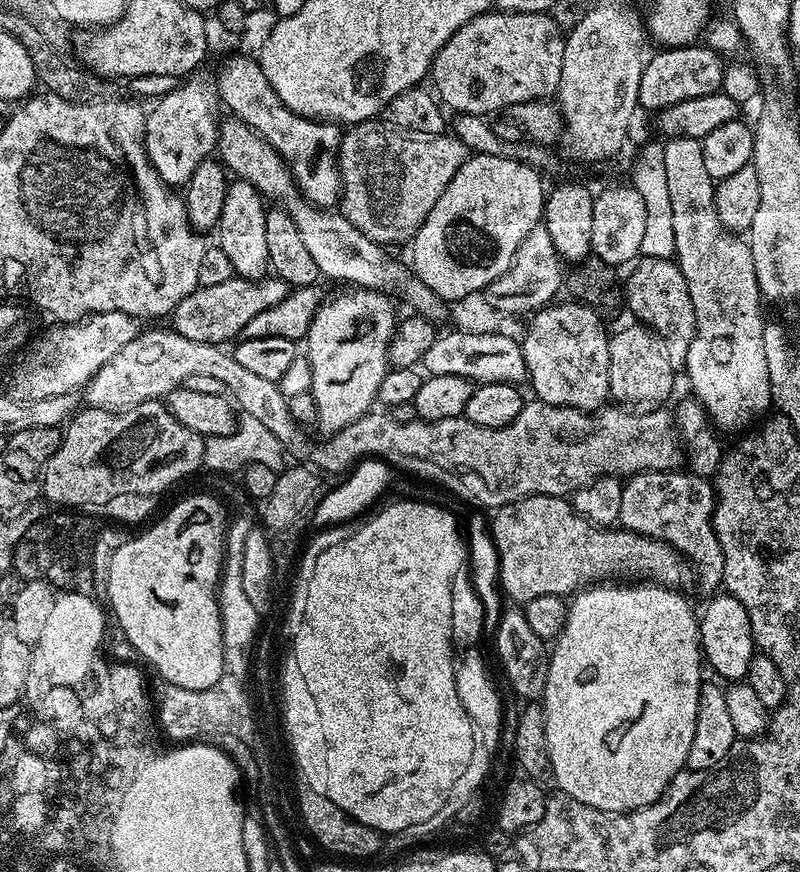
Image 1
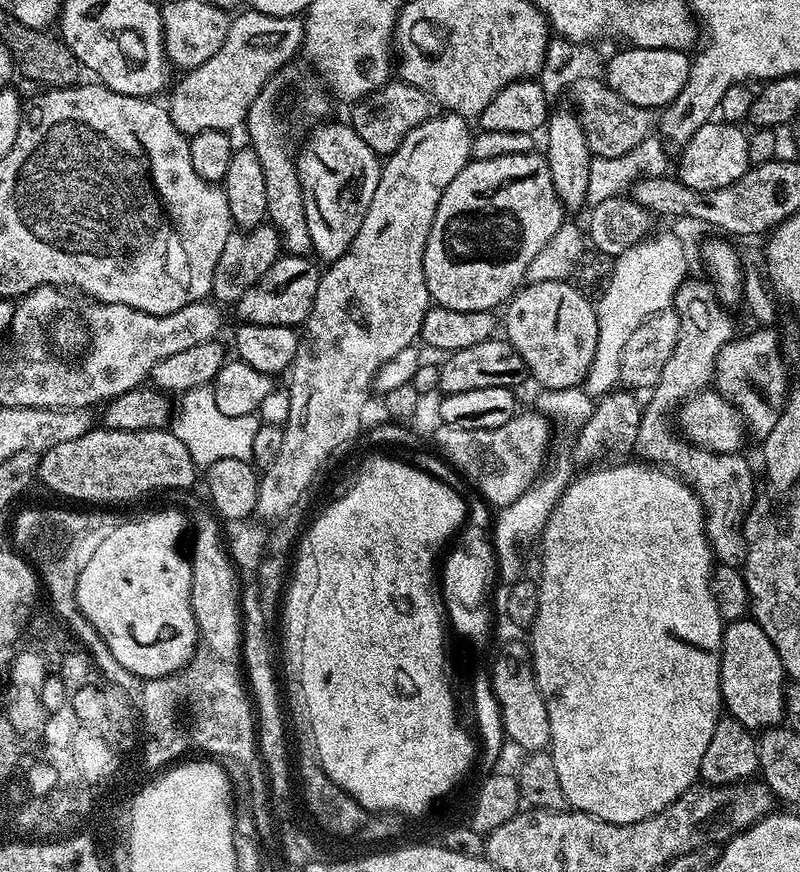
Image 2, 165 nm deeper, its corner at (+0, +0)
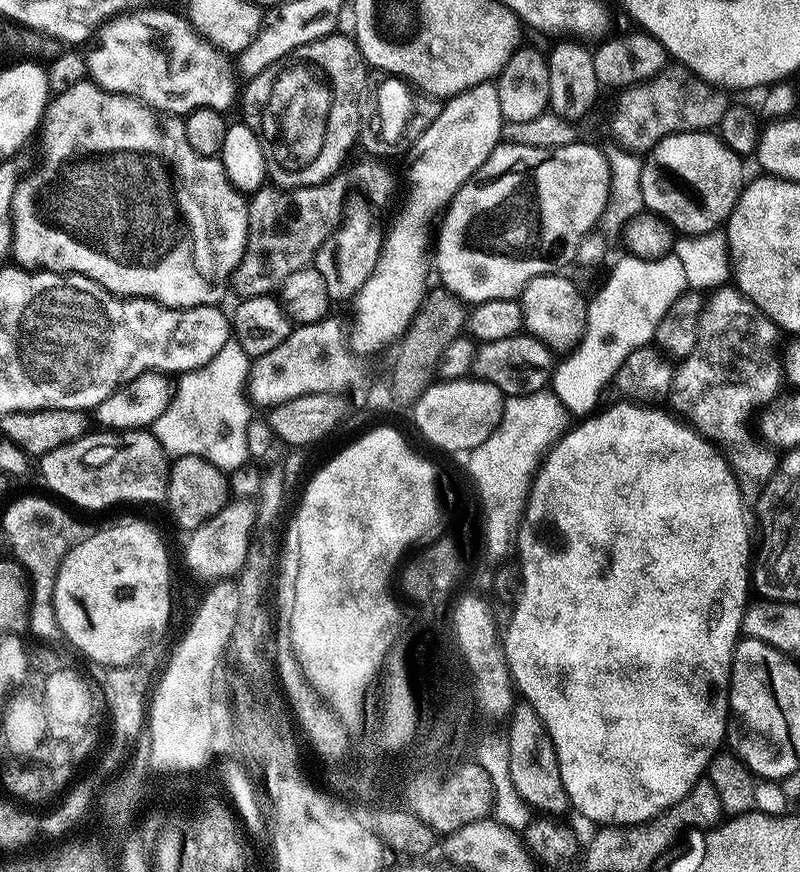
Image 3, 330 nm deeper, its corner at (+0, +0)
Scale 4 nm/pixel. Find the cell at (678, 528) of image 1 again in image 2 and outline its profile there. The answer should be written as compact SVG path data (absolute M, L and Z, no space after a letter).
M689 278L678 286L674 307L678 314L678 342L666 362L662 366L662 378L651 389L652 396L643 405L640 413L640 425L638 426L638 438L634 449L635 455L641 461L653 466L659 466L677 476L689 484L696 491L696 497L700 500L700 505L704 508L704 532L708 536L708 542L712 545L712 555L717 561L726 566L740 568L746 558L748 543L744 537L744 522L753 511L752 499L756 496L756 480L752 477L752 468L743 460L740 454L718 454L717 452L707 452L704 448L695 448L689 444L683 435L678 431L677 425L668 415L675 413L685 400L696 396L699 392L705 391L713 383L716 375L716 359L722 350L734 339L732 332L732 316L727 307L720 303L716 296L716 289L712 287L707 279L695 280Z

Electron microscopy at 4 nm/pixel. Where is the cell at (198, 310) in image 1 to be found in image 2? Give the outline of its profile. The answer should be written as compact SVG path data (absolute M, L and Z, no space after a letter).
M282 254L262 274L262 278L242 298L236 301L237 321L250 324L261 324L262 326L293 326L303 325L308 319L310 310L314 306L314 297L318 290L318 282L321 278L321 271L317 261L307 256L290 256Z

